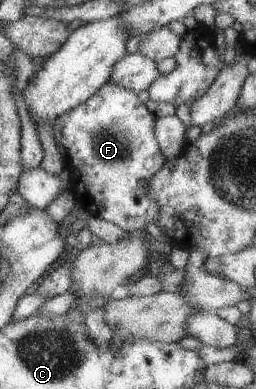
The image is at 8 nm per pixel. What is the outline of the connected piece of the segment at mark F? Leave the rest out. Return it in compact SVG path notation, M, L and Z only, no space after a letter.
M108 81L86 102L60 115L53 122L54 138L63 145L65 166L69 168L72 176L70 193L84 208L85 214L114 223L129 232L143 229L146 224L157 221L160 208L157 202L148 198L147 193L149 180L166 162L155 137L156 119L157 117L140 101L137 92Z

